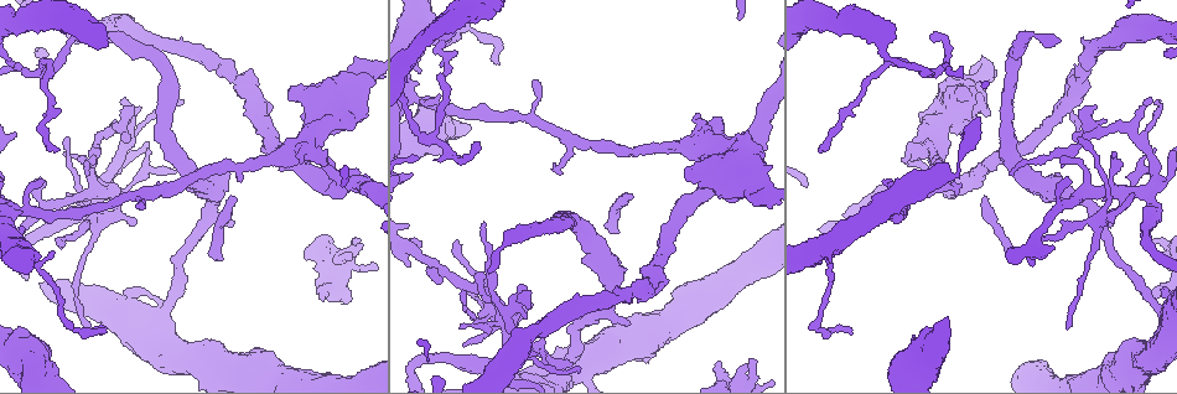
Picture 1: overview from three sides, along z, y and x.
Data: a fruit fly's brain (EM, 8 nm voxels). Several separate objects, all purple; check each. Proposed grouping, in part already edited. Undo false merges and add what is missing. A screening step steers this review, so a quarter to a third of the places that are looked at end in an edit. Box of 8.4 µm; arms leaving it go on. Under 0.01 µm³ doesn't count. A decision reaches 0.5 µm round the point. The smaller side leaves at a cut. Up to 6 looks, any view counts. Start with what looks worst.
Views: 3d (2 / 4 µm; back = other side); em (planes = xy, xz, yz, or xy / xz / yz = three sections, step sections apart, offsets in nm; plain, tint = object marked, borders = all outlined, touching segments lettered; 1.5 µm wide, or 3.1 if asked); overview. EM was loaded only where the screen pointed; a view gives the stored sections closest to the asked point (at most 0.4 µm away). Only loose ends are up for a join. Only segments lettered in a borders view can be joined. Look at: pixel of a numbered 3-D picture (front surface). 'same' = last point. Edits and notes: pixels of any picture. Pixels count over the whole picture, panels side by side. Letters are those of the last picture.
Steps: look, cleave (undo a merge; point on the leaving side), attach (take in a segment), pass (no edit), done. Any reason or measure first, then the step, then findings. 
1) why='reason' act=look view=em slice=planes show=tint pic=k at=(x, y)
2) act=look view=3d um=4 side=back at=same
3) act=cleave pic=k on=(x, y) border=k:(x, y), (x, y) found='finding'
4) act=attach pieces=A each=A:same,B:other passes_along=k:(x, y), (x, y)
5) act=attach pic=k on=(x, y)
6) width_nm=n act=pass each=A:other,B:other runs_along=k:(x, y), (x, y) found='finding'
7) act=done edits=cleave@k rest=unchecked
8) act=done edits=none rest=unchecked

why='two arms in line, one across' act=look view=em slice=xy step=8 show=tint pic=1 at=(346, 187)

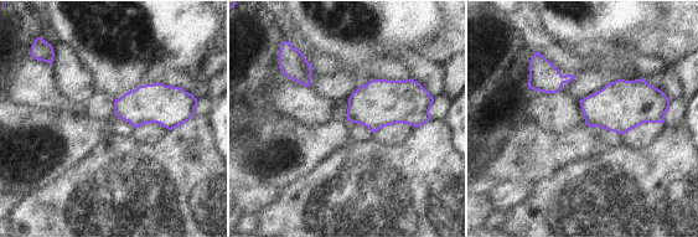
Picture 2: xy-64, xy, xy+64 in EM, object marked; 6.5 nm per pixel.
act=look view=em slice=planes show=tint at=same

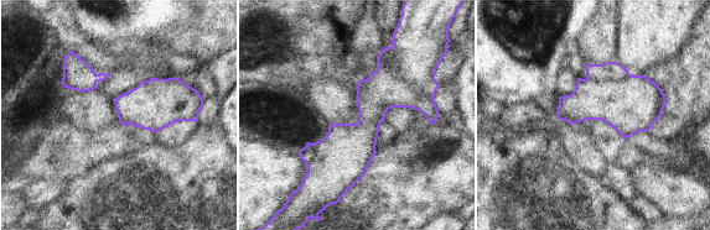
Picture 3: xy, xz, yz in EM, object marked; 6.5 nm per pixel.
why='see the neighbours' act=look view=em slice=planes show=borders at=same

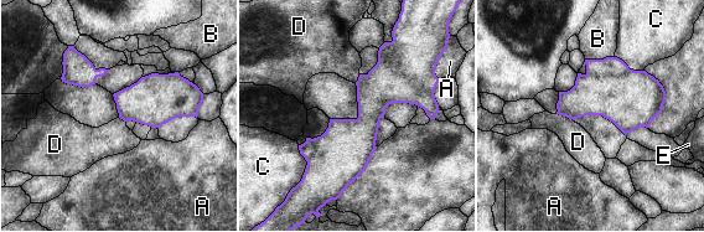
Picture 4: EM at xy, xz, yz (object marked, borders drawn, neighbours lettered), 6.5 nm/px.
width_nm=340 act=cleave pic=4 on=(632, 101) each=A:other,B:other,C:other,D:other,E:other border=4:(630, 70), (620, 76), (586, 73) found='two neurons meet here'

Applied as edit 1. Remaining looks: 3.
act=look view=overview

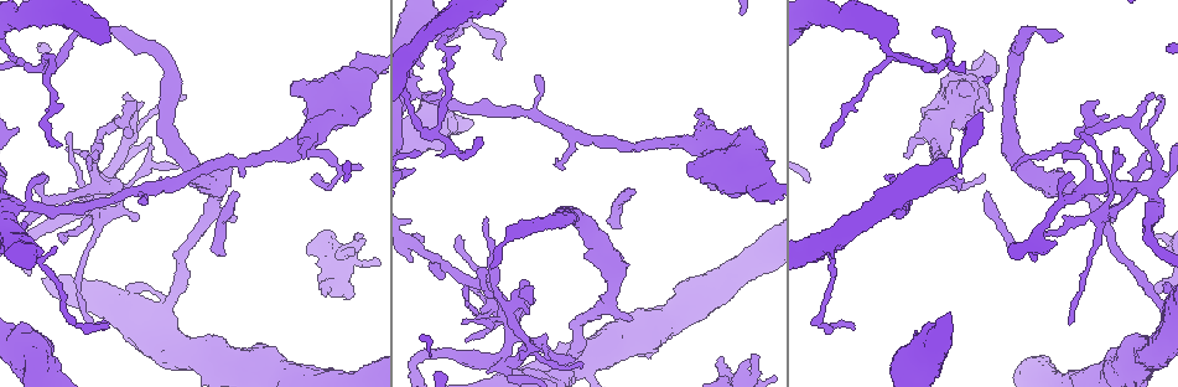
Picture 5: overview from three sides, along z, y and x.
act=look view=em slice=planes show=borders pic=5 at=(818, 324)

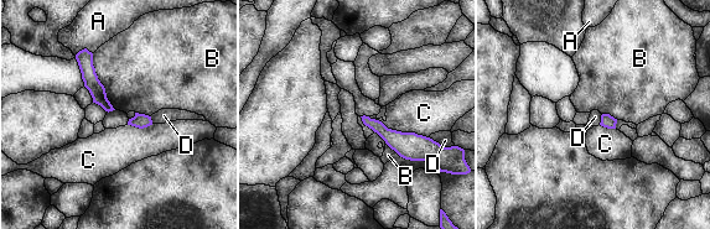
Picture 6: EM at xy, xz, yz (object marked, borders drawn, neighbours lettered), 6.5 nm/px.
longest_contact=C:420nm act=pass each=A:other,B:other,C:other,D:other found='all the same neuron'

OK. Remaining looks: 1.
act=done edits=cleave@4 rest=unchecked

